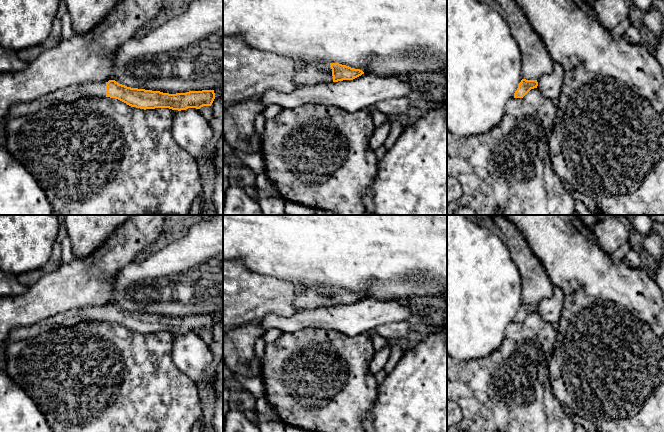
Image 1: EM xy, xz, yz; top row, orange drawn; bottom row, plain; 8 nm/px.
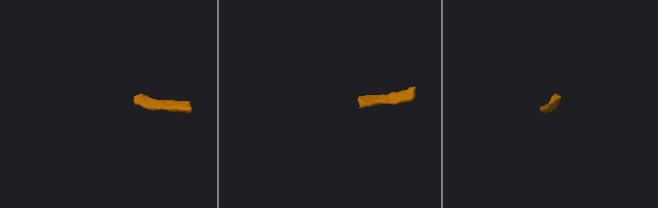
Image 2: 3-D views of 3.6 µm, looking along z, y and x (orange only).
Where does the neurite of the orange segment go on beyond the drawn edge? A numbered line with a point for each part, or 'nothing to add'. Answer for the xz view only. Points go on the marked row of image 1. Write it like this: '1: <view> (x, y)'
1: xz (310, 72)

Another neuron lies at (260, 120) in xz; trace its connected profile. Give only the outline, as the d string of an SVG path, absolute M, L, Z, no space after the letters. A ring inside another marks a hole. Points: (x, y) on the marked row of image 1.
M264 110L257 115L255 119L255 133L259 136L260 139L260 144L262 144L263 140L263 134L264 134L264 129L265 129L265 112Z

